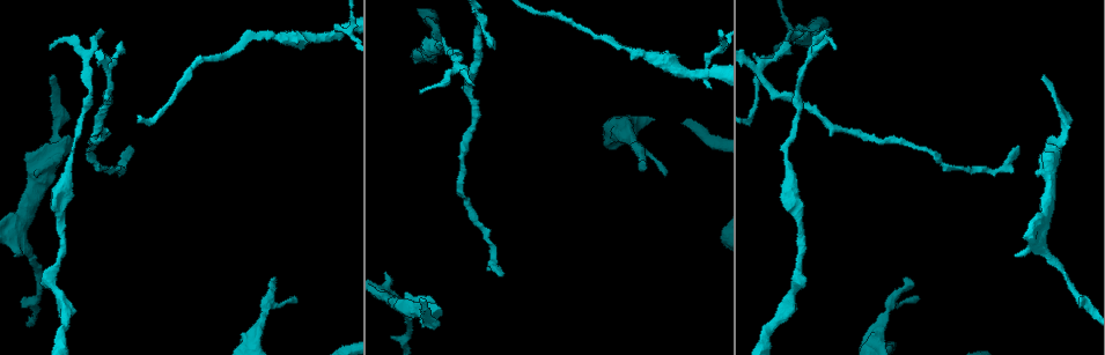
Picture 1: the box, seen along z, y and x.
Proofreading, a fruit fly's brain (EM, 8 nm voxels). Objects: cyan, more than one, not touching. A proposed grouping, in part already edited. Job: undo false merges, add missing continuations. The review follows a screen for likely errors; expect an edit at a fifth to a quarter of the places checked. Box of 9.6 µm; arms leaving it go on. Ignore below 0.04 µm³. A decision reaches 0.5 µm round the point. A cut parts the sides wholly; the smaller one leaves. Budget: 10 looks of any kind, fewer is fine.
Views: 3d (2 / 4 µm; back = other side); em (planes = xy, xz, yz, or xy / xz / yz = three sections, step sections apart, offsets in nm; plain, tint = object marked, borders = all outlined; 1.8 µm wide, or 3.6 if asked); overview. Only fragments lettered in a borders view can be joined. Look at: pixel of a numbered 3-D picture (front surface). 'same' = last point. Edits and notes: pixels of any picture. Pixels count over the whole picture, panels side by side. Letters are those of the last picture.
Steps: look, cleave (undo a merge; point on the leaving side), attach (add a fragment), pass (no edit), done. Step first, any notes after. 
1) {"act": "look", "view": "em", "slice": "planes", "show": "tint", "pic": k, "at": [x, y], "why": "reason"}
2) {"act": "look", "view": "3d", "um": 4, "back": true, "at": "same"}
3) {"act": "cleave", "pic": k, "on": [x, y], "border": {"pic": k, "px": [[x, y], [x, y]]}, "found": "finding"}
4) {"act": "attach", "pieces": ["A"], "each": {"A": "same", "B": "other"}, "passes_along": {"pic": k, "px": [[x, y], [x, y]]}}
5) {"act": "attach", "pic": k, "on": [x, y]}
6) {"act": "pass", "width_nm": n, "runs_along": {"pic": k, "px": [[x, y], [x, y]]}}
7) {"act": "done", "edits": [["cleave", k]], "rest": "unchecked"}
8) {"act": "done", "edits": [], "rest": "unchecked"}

{"act": "look", "view": "3d", "um": 4, "pic": 1, "at": [789, 54], "why": "thin end"}

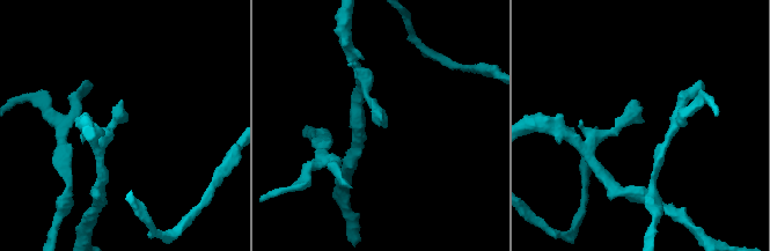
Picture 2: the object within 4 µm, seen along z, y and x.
{"act": "look", "view": "em", "slice": "yz", "step": 8, "show": "borders", "pic": 2, "at": [125, 119]}

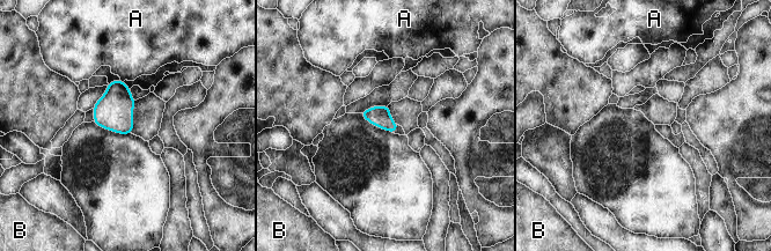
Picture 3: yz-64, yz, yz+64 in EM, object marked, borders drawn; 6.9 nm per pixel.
{"act": "look", "view": "em", "slice": "planes", "show": "borders", "at": "same", "why": "cut it another way"}

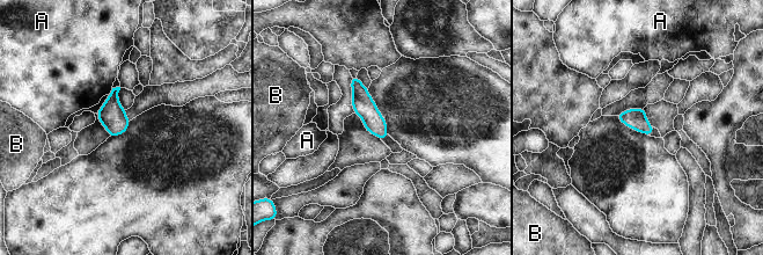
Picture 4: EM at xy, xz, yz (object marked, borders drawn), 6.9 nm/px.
{"act": "pass", "longest_contact_nm": ["A", 50], "each": {"A": "other", "B": "other"}, "found": "none of them fits"}

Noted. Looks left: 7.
{"act": "look", "view": "3d", "um": 4, "back": true, "pic": 1, "at": [1045, 74], "why": "branch stops here"}

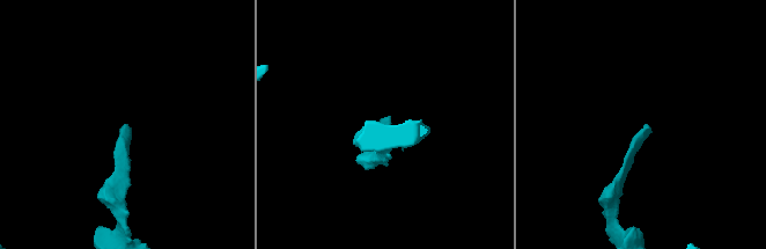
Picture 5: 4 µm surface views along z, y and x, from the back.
{"act": "look", "view": "em", "slice": "planes", "show": "borders", "pic": 5, "at": [645, 125], "why": "now the EM"}

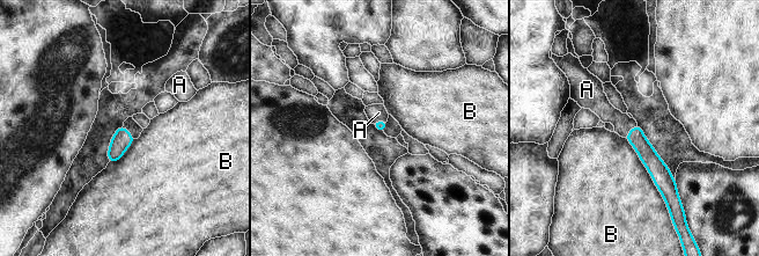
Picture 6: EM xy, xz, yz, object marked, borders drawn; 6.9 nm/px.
{"act": "attach", "pieces": ["A"], "each": {"A": "same", "B": "other"}, "passes_along": {"pic": 6, "px": [[381, 125], [378, 122], [378, 112]]}, "found": "it goes on there"}

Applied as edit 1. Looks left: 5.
{"act": "look", "view": "overview"}

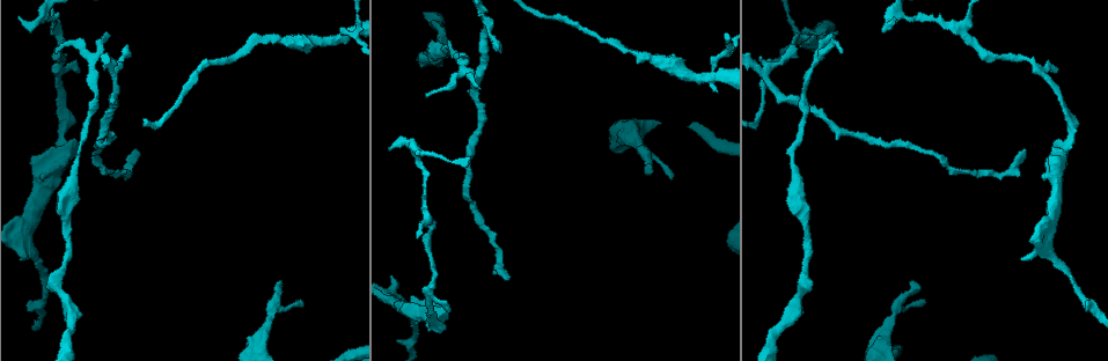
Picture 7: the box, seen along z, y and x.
{"act": "look", "view": "3d", "um": 2, "pic": 7, "at": [57, 32]}

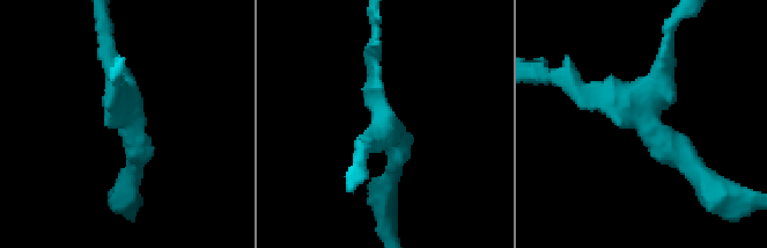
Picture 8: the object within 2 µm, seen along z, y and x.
{"act": "look", "view": "em", "slice": "xy", "step": 16, "show": "tint", "pic": 8, "at": [383, 119], "arms": 3}

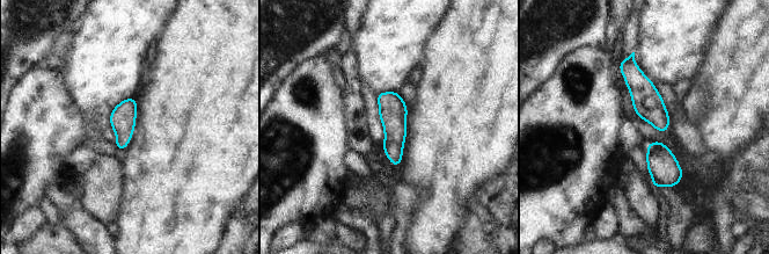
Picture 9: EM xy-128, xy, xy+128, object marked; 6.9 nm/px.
{"act": "look", "view": "em", "slice": "planes", "show": "borders", "at": "same", "why": "another direction"}

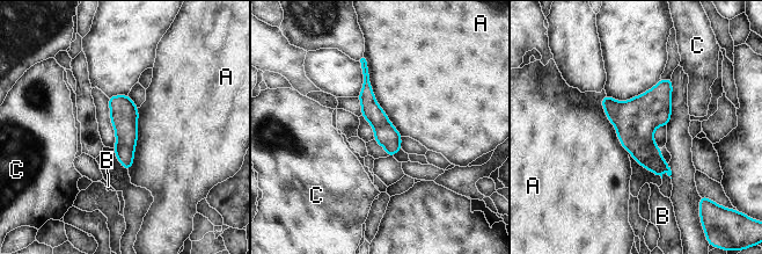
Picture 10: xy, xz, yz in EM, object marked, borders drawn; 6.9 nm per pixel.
{"act": "pass", "each": {"A": "other", "B": "other", "C": "other"}, "found": "all the same neuron"}

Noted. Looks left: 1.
{"act": "done", "edits": [["attach", 6]], "rest": "unchecked"}

